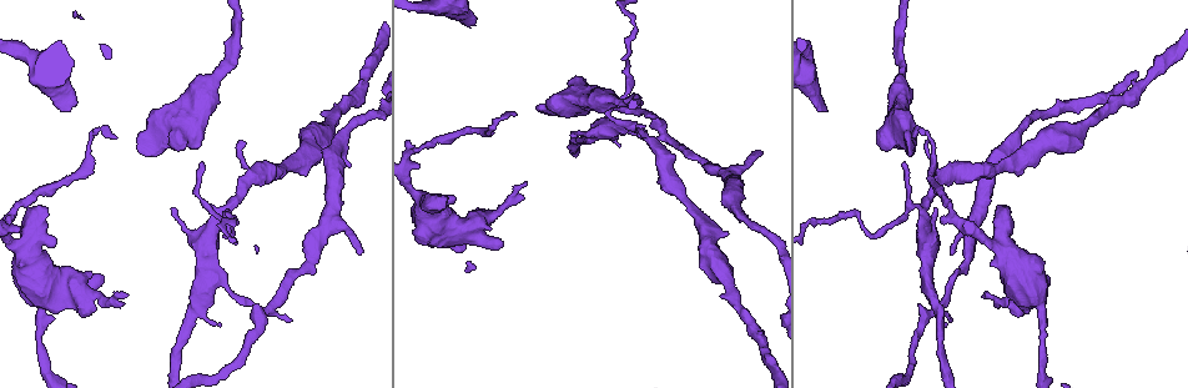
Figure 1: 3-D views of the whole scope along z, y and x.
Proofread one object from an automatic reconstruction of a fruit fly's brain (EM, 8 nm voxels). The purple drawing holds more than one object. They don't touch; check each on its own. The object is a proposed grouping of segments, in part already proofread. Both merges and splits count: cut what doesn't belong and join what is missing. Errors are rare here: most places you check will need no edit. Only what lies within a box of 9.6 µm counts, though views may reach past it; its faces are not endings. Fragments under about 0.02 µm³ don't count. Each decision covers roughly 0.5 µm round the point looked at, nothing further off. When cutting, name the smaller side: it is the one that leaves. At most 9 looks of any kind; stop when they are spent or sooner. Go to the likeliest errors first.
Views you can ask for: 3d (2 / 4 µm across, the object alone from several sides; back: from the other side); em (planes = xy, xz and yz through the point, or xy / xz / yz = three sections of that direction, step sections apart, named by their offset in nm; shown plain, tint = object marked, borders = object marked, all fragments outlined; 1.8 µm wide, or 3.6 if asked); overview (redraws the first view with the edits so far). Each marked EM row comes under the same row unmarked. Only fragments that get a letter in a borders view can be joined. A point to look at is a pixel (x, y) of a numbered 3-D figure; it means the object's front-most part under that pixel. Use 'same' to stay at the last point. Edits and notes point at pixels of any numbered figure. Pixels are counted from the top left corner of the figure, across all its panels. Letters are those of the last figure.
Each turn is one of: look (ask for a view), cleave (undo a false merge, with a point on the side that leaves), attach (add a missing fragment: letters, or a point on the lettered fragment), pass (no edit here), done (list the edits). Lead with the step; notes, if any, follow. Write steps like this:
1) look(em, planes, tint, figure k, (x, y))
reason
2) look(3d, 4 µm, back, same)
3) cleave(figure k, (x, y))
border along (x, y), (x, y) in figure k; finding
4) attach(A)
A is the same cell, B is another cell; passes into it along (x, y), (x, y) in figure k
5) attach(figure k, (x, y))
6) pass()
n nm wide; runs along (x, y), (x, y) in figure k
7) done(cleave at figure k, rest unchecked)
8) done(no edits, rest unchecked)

look(em, yz, step 16, tint, figure 1, (267, 308))
abrupt turn

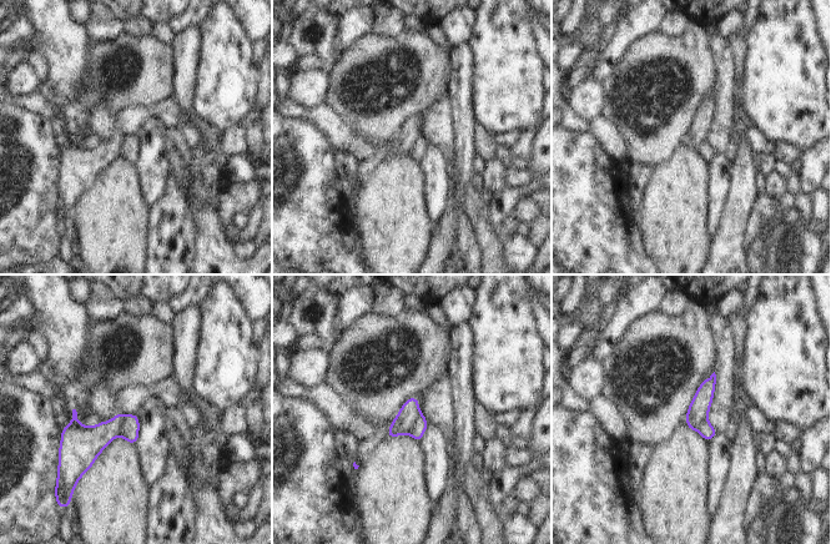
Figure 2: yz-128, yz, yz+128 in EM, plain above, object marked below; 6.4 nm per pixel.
look(em, yz, step 16, borders, same)

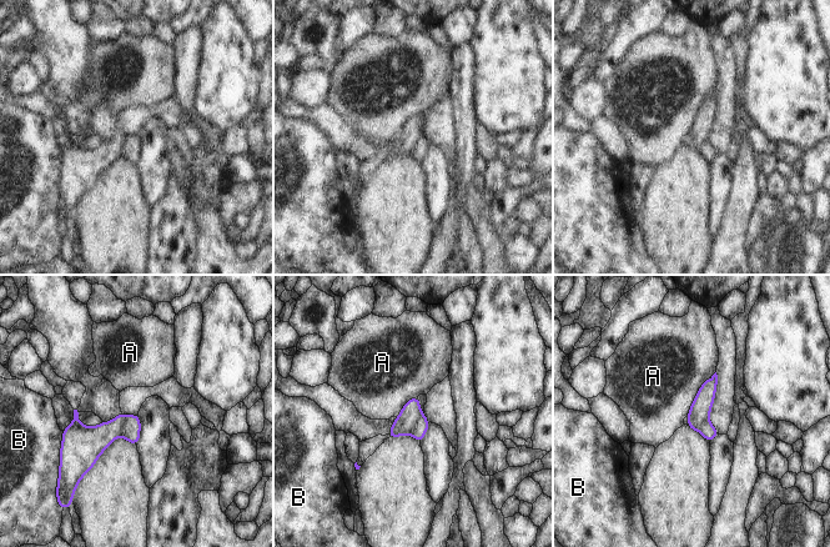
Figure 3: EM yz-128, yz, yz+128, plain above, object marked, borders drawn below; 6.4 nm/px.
cleave(figure 3, (89, 443))
A and B are other cells; two cells meet here

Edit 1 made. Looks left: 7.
look(overview)
redraw

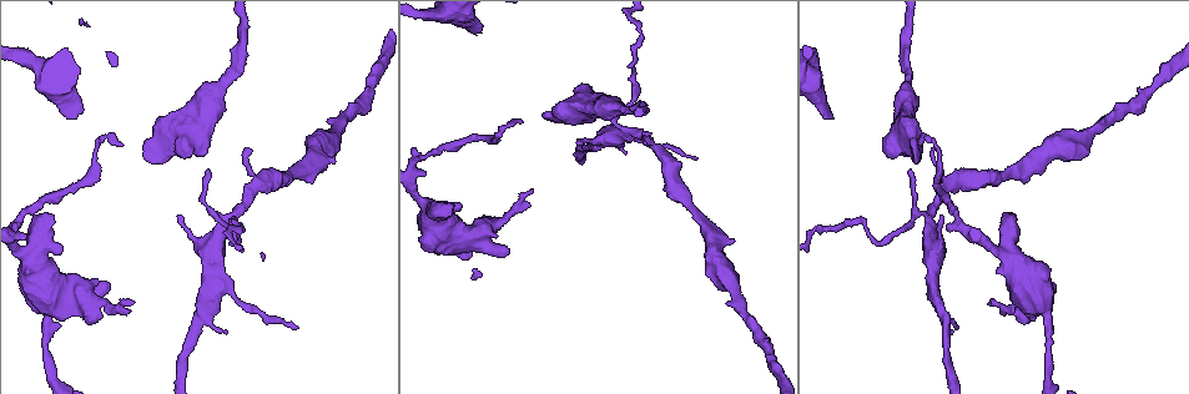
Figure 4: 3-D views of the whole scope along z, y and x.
look(em, 3.6 µm, planes, borders, figure 4, (833, 119))
free end

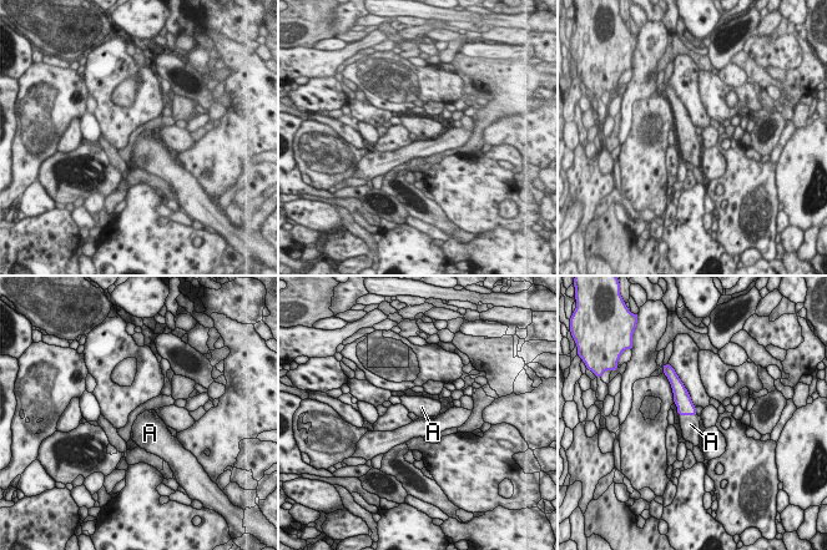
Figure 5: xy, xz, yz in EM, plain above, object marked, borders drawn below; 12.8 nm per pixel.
attach(A)
A is the same cell; passes into it along (681, 397), (687, 414), (690, 424) in figure 5; the cell continues

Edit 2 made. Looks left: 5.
look(em, planes, tint, figure 4, (926, 221))
thick turns thin

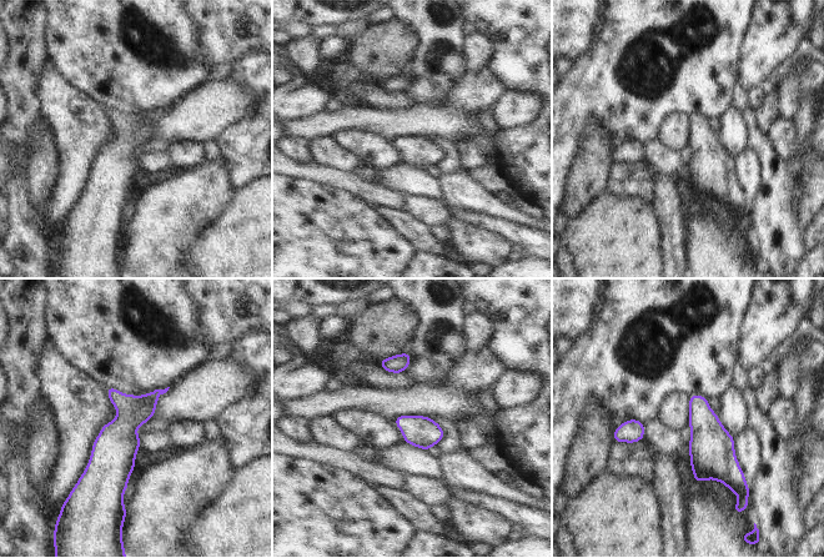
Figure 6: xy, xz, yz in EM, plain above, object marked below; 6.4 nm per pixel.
look(em, planes, borders, same)
what lies round it

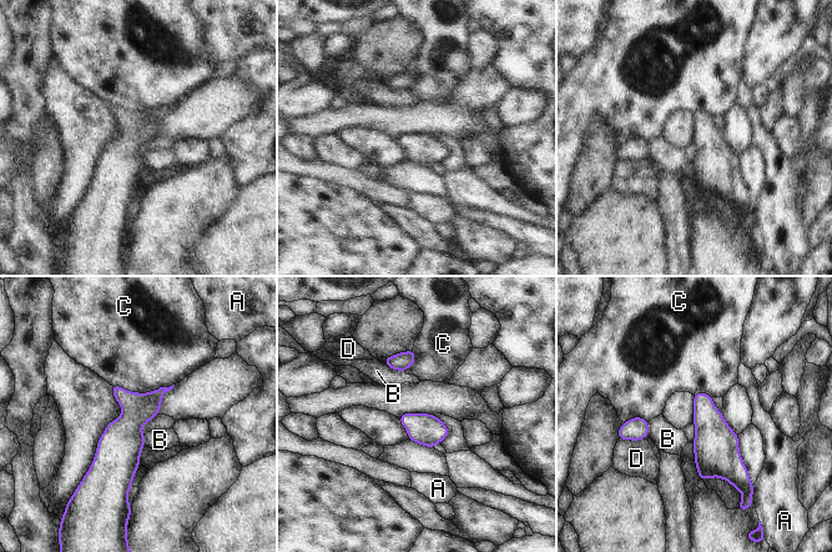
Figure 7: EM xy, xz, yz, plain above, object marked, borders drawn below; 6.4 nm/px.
pass()
A, B, C and D are other cells; border along (382, 362), (404, 372) in figure 7; continuous, no second cell

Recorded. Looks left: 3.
look(em, planes, borders, figure 4, (530, 192))
branch stops here

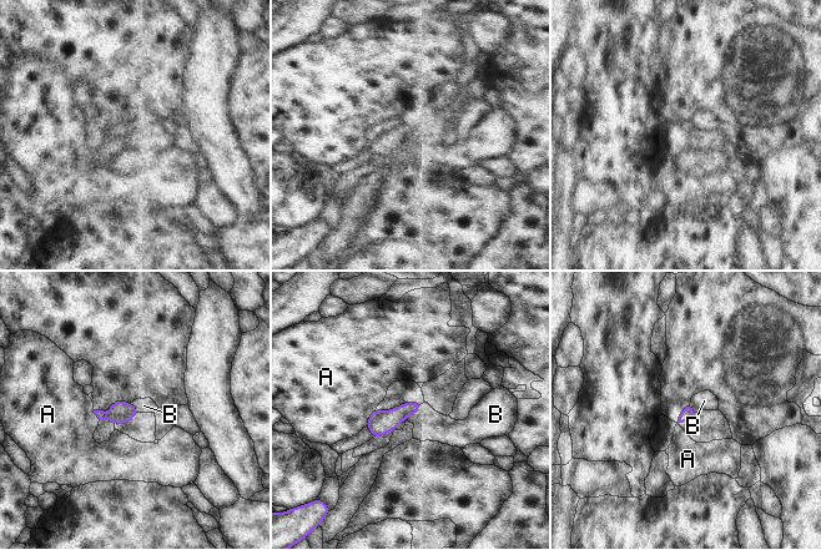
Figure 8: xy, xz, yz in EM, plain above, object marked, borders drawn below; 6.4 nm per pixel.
pass()
B touches over 400 nm; A and B are other cells; border along (423, 403), (393, 429), (372, 438) in figure 8; no lettered fragment goes on from it

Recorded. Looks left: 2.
done(cleave at figure 3, attach at figure 5, rest unchecked)

